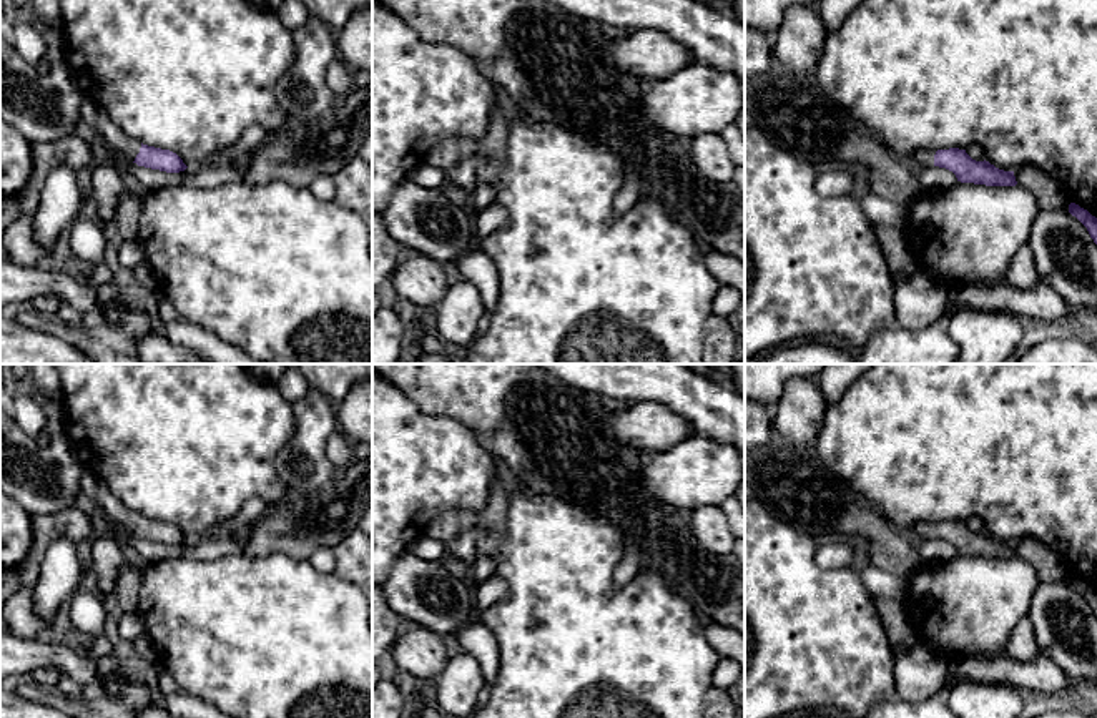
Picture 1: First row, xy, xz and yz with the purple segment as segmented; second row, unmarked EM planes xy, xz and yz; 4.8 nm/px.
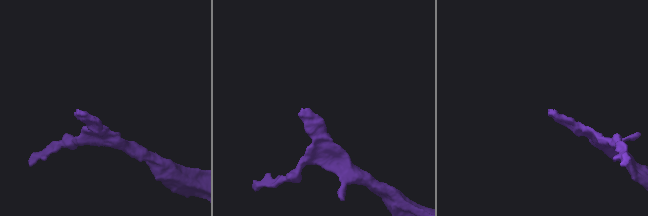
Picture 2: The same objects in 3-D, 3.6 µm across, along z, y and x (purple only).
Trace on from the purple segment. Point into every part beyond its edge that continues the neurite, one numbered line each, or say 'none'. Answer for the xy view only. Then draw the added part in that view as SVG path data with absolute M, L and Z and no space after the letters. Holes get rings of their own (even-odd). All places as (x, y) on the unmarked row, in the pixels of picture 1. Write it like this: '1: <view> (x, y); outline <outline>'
1: xy (92, 486); outline M85 470L80 487L81 492L86 494L110 519L135 534L140 525L141 514L123 505L103 480Z

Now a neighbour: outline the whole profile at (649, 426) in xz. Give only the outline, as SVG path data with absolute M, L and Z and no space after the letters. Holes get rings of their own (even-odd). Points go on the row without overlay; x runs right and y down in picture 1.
M653 401L633 402L613 412L610 429L627 445L653 454L695 435L690 422Z

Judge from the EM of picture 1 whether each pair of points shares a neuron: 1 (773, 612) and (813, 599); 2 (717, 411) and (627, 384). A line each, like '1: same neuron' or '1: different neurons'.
1: same neuron
2: same neuron

